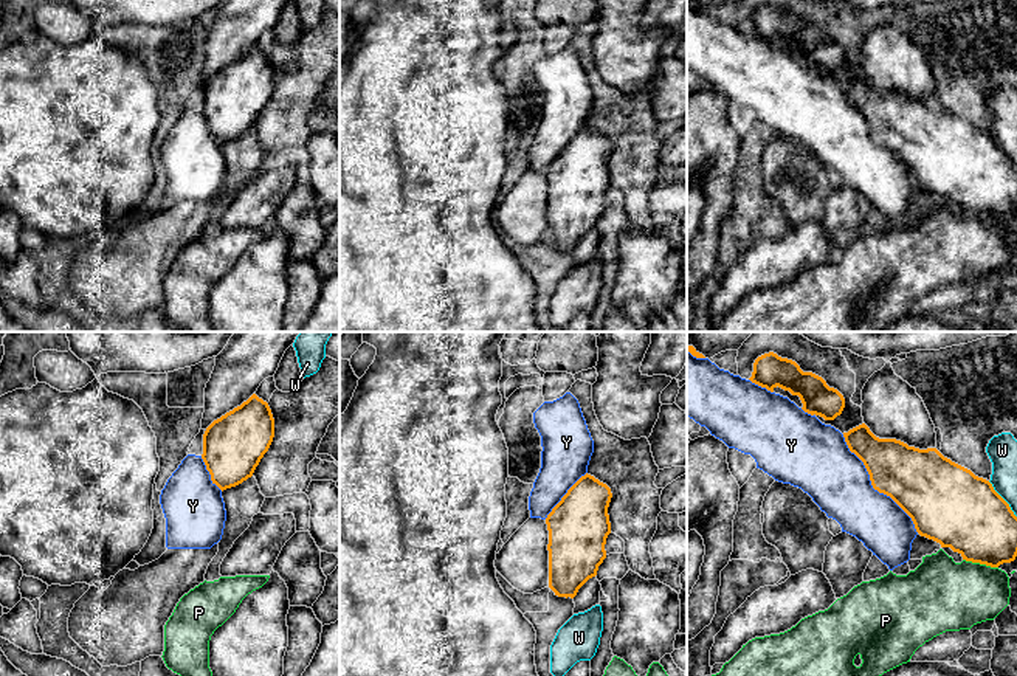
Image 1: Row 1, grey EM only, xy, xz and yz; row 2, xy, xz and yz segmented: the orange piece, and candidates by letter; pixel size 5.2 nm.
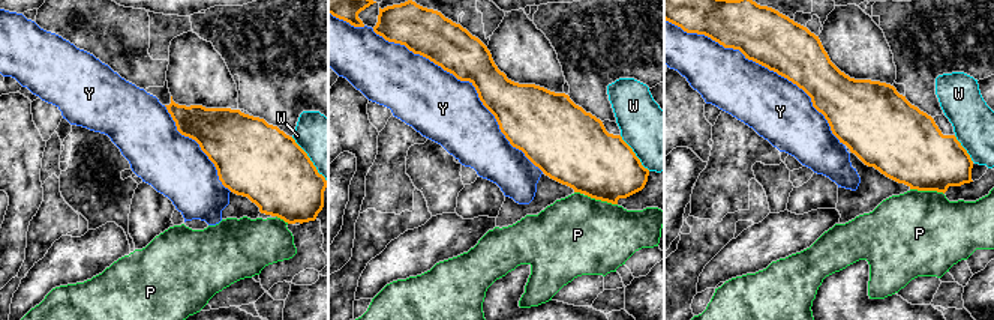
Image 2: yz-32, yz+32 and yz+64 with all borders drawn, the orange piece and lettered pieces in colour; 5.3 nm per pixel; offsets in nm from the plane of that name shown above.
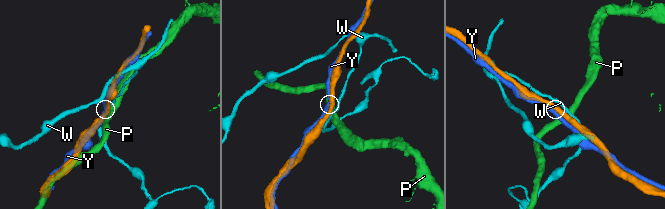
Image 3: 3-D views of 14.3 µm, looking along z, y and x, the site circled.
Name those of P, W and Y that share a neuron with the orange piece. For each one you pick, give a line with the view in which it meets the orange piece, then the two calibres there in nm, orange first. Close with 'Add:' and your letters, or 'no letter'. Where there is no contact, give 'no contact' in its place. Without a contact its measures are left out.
Y: meets orange in yz; 340 nm thick on the orange side, 320 nm on the other
Add: Y

